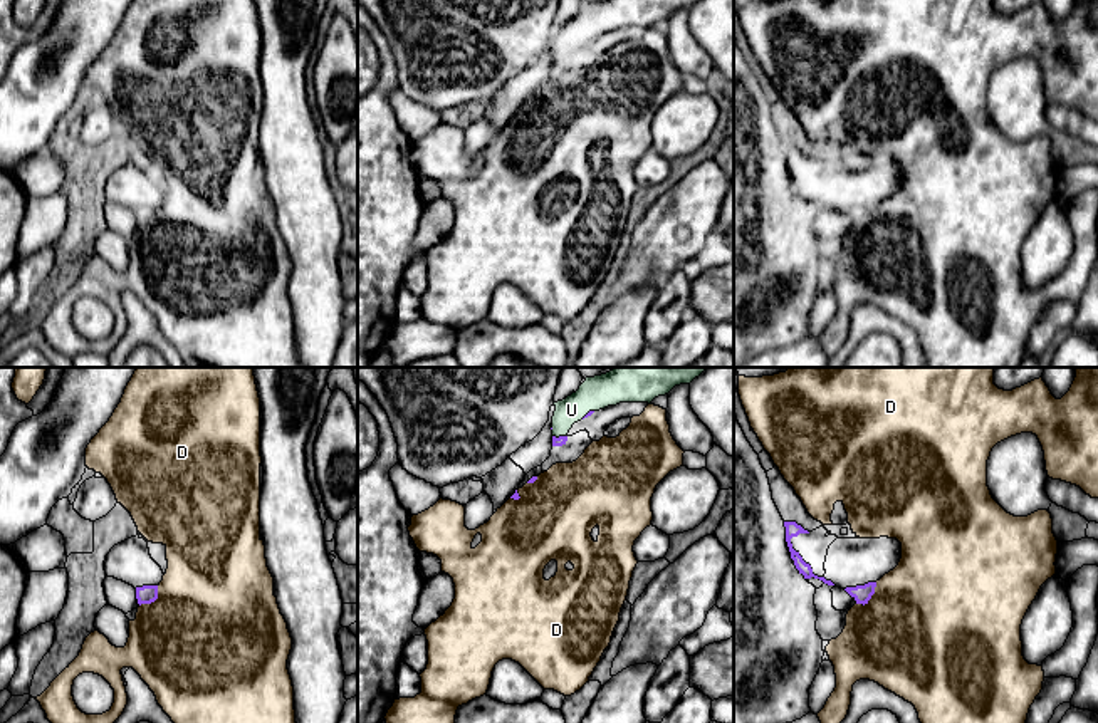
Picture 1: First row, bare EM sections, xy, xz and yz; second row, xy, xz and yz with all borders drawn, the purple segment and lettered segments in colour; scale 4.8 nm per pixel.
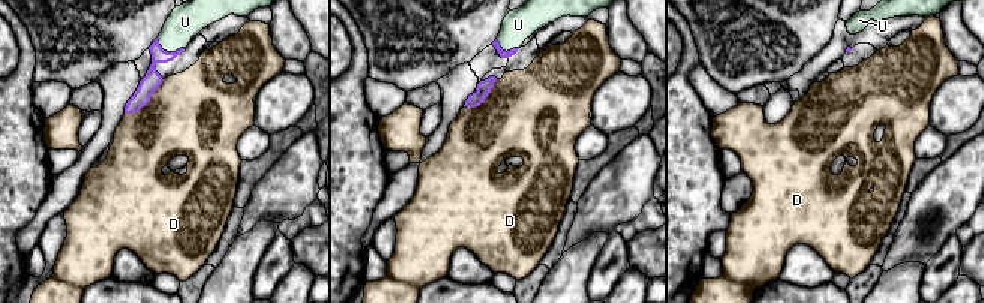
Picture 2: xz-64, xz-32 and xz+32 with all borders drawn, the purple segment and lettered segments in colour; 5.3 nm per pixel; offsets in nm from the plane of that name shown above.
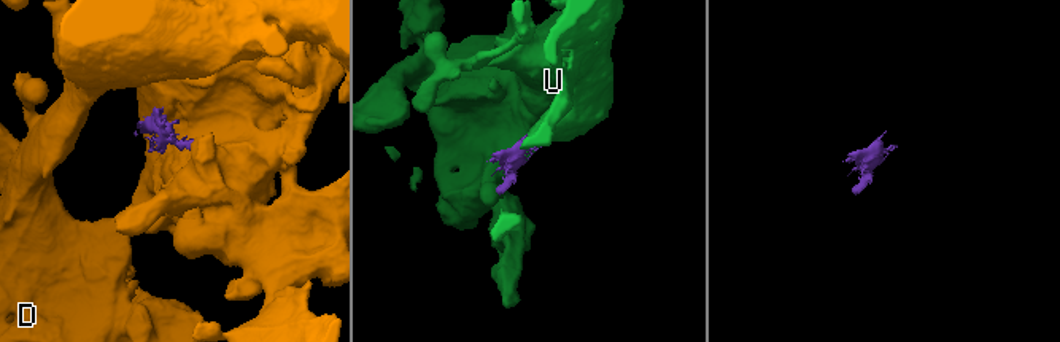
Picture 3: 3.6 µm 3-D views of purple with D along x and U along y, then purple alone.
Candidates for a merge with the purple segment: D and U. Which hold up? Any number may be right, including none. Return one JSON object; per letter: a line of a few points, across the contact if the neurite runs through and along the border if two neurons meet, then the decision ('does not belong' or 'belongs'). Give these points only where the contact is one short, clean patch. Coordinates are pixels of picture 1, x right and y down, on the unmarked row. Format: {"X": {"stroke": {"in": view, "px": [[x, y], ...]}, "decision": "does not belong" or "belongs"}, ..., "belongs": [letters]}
{"D": {"decision": "does not belong"}, "U": {"decision": "belongs"}, "belongs": ["U"]}

